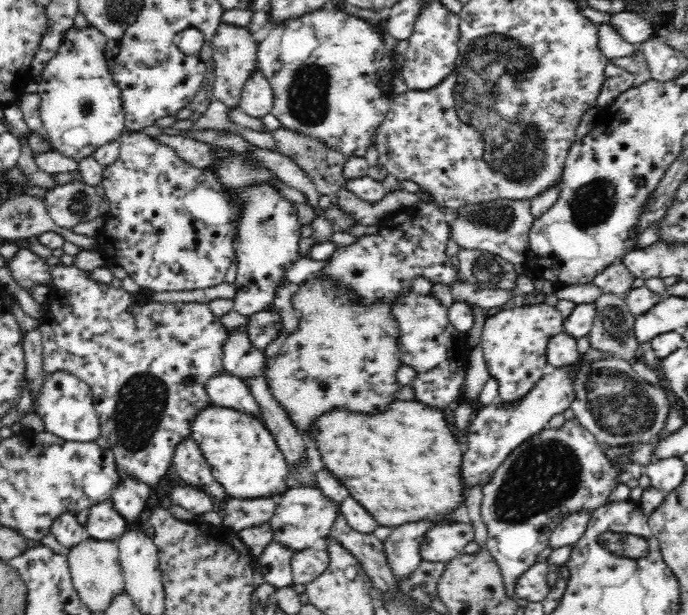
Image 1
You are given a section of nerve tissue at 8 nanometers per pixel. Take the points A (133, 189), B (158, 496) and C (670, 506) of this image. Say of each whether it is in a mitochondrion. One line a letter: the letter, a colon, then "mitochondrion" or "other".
A: other
B: other
C: other

